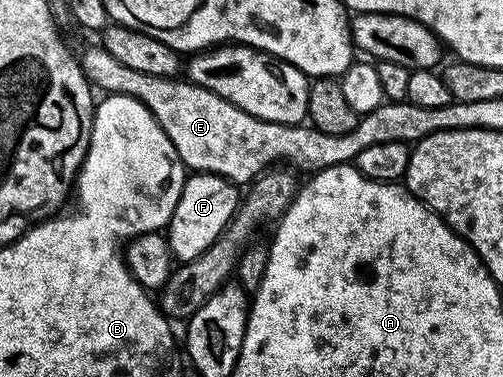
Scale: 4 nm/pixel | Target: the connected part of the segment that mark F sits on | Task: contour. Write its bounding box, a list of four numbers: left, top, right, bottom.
[165,173,240,263]

